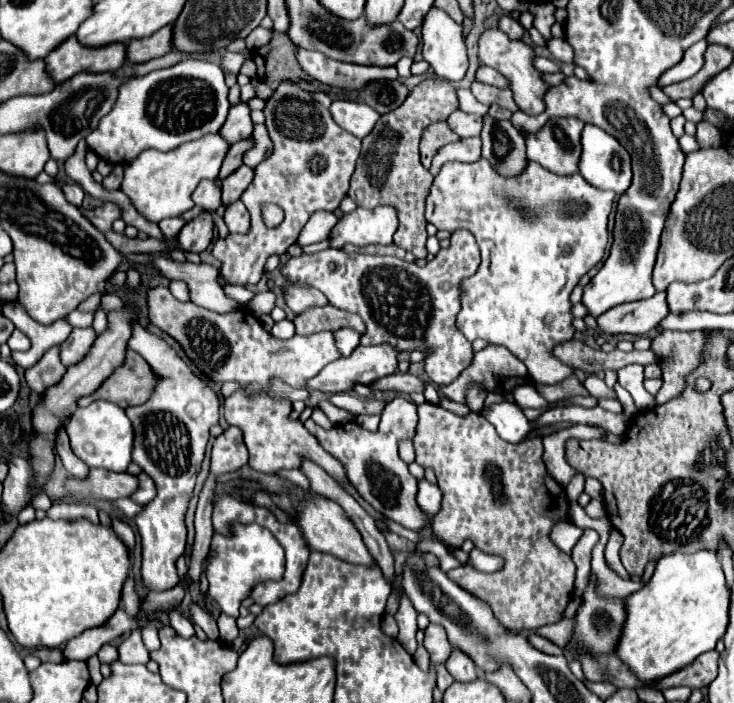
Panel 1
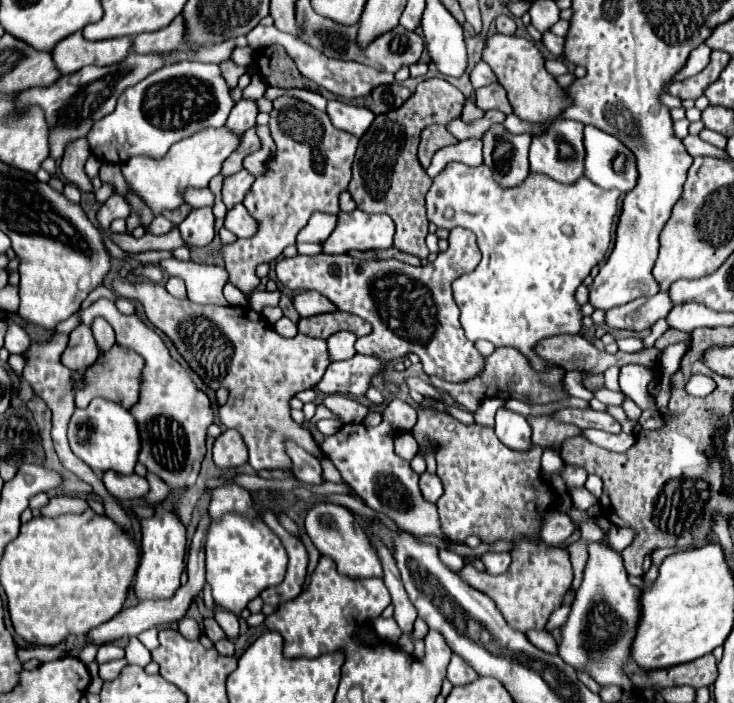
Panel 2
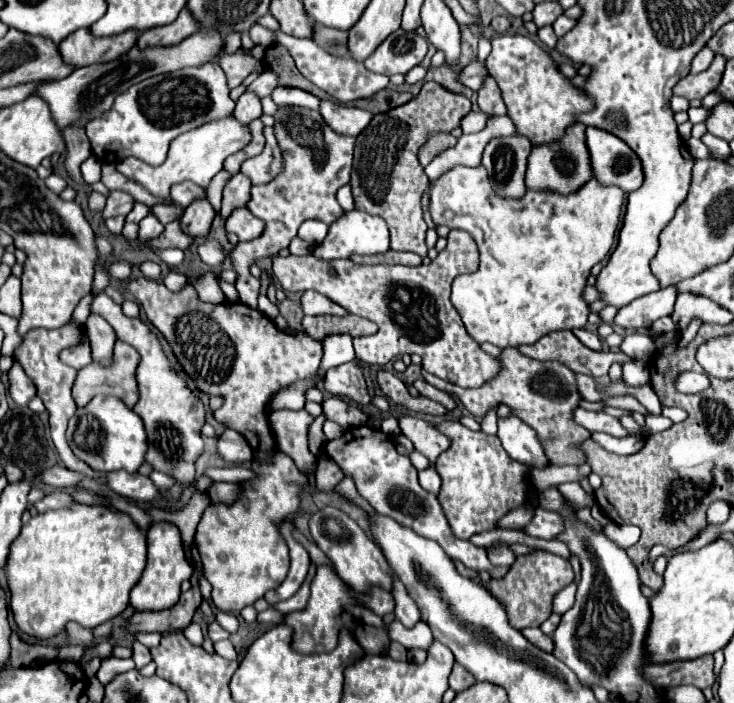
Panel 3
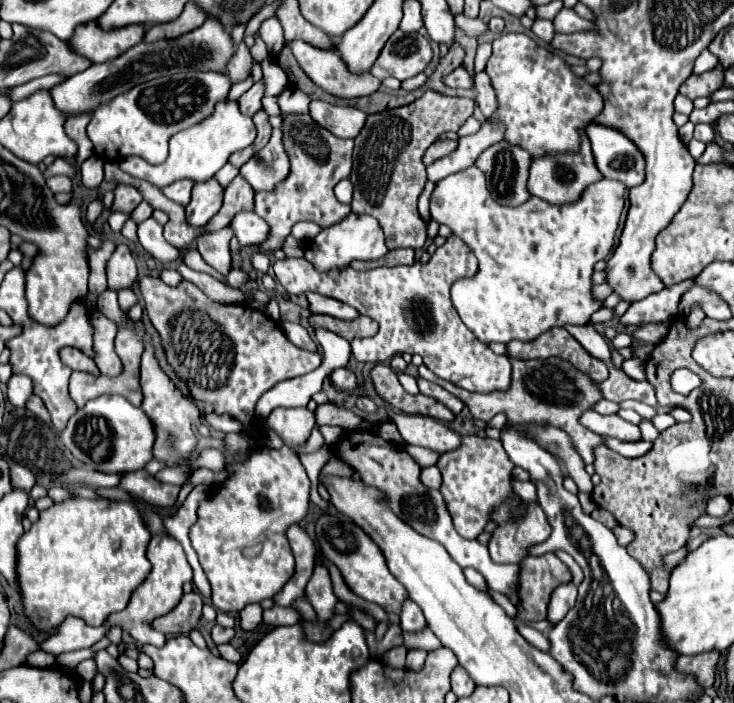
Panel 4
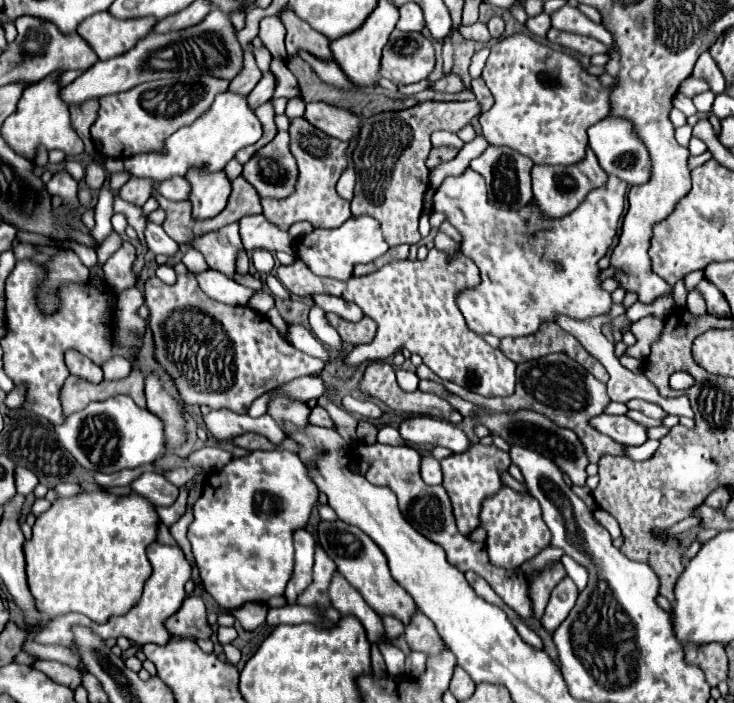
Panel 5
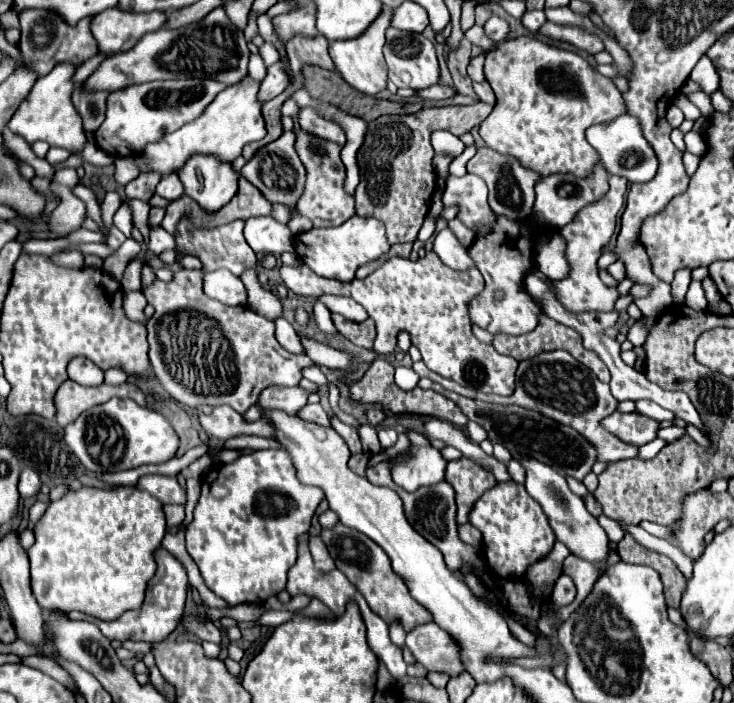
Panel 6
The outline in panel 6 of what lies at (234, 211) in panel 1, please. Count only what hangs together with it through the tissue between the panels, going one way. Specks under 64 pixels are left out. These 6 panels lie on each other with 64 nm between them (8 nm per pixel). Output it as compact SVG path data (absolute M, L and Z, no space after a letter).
M270 216L248 218L244 226L244 238L256 254L282 254L294 252L294 236L288 226L278 224Z

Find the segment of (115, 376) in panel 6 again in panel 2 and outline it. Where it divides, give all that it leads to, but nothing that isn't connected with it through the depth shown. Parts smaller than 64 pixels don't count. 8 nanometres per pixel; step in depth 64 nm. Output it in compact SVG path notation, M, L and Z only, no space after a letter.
M96 318L96 320L94 320L92 332L94 332L94 338L96 338L96 342L98 342L98 348L100 348L102 352L108 350L112 344L116 344L112 326L110 326L104 318Z

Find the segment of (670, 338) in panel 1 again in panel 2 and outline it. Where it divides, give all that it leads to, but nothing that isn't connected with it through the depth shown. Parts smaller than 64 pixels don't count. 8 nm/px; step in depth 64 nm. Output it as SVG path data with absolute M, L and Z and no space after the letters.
M666 330L658 340L656 340L656 348L658 350L664 350L666 346L670 346L670 344L678 344L678 342L690 342L690 334L686 334L686 332L680 332L680 330Z

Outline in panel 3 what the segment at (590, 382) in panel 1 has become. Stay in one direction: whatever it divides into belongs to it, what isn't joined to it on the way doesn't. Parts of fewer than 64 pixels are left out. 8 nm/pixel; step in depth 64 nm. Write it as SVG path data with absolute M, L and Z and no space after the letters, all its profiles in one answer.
M608 396L602 402L606 406L614 406L614 408L622 408L622 410L638 410L638 412L646 414L646 408L634 396Z

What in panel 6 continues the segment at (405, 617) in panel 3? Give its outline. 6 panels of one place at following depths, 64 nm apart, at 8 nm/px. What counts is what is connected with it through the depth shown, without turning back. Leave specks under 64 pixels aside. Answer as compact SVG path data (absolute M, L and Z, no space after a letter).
M434 622L420 624L406 634L406 646L426 670L442 670L450 676L460 674L462 662L458 658L456 642Z

